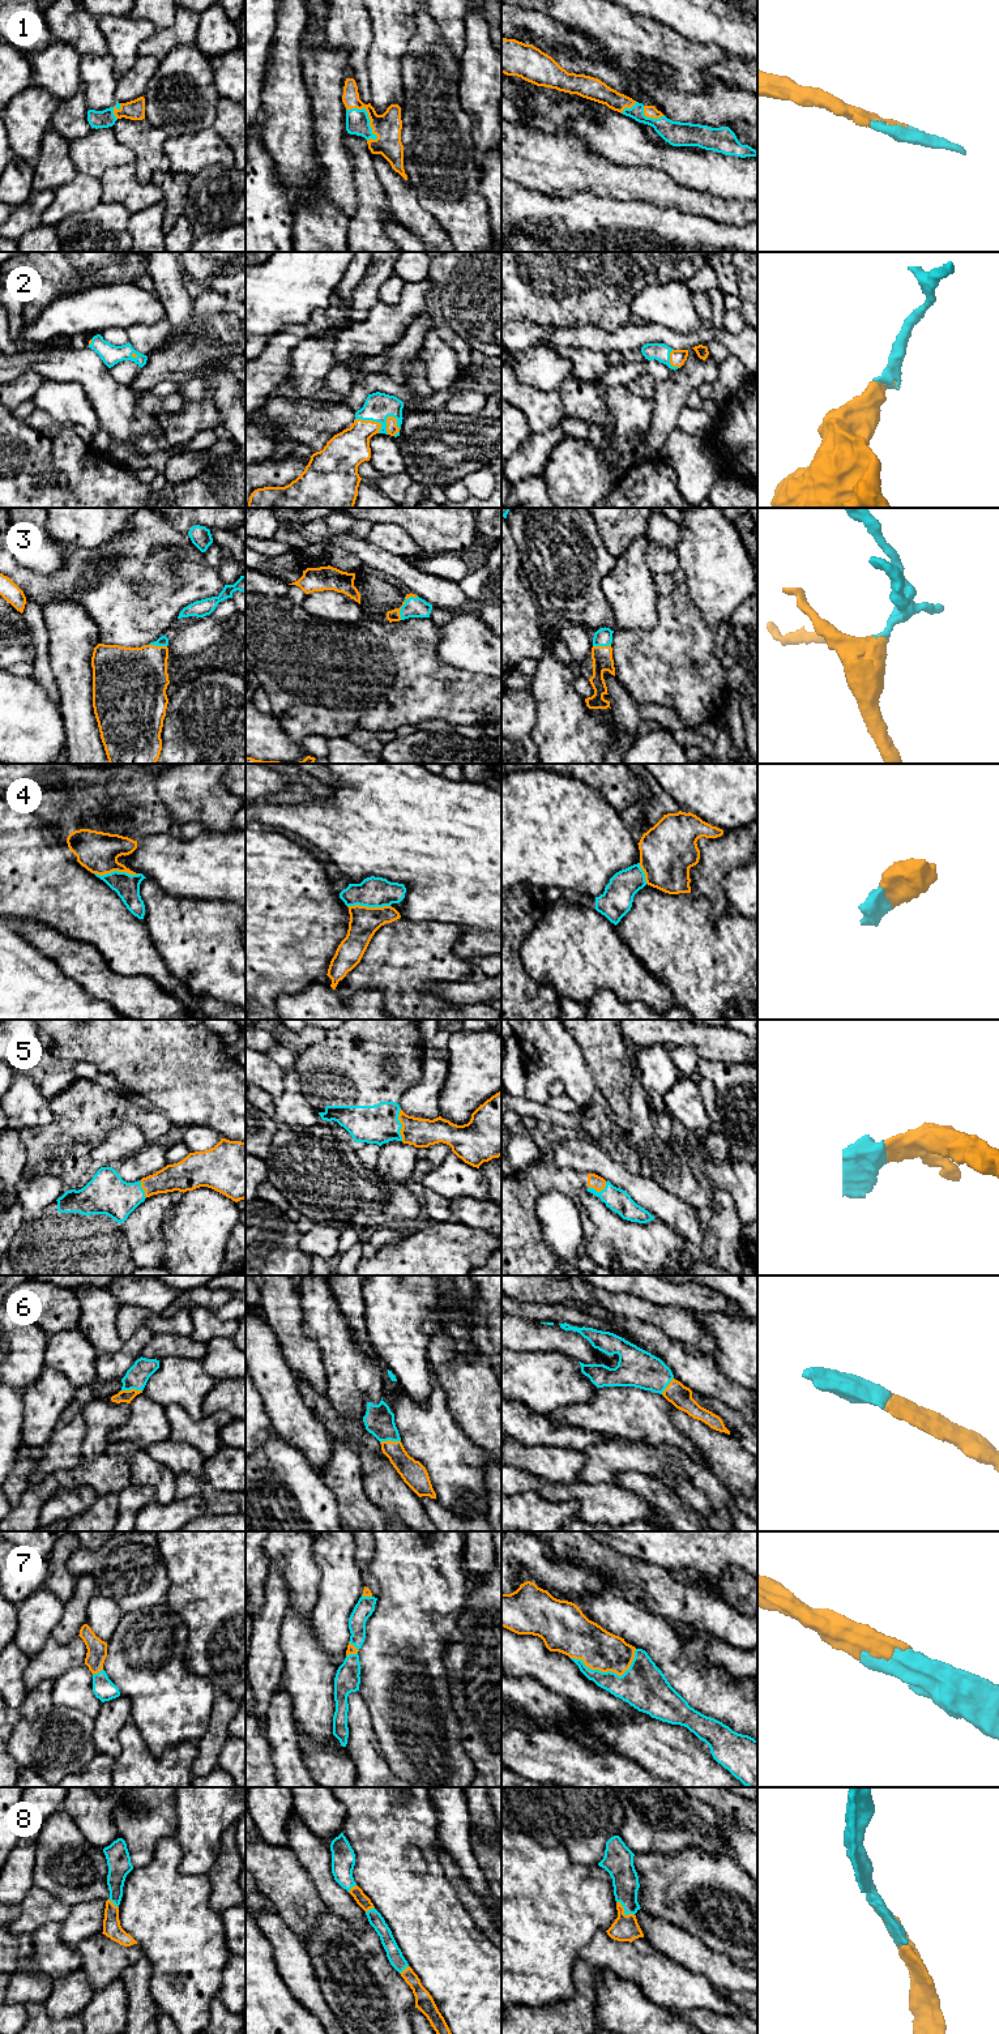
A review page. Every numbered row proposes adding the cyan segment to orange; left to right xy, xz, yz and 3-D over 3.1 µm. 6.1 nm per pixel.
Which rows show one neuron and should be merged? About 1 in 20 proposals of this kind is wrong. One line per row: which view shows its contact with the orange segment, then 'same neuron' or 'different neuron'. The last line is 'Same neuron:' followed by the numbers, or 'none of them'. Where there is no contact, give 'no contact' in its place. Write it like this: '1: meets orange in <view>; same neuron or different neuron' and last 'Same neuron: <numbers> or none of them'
1: meets orange in xz; same neuron
2: meets orange in xz; same neuron
3: meets orange in xz; same neuron
4: meets orange in xy; same neuron
5: meets orange in xz; same neuron
6: meets orange in xy; same neuron
7: meets orange in yz; same neuron
8: meets orange in yz; same neuron
Same neuron: 1, 2, 3, 4, 5, 6, 7, 8

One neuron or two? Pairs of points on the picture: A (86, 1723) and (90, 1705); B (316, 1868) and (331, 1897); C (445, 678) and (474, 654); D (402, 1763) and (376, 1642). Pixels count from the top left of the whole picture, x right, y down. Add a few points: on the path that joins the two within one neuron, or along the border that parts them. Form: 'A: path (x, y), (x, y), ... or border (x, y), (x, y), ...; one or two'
A: border (58, 1708), (75, 1708), (93, 1718); two
B: path (321, 1875), (329, 1891); one
C: border (436, 646), (436, 654), (445, 665), (487, 676); two
D: path (391, 1733), (389, 1673); one

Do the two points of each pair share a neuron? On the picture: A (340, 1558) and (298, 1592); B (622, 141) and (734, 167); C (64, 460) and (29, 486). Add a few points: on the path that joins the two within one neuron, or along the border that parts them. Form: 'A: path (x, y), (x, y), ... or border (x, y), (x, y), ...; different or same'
A: border (312, 1545), (312, 1558), (320, 1571), (316, 1603); different
B: path (649, 154), (671, 159), (684, 167), (707, 167); same
C: path (56, 470), (54, 478), (46, 486), (39, 486); same

